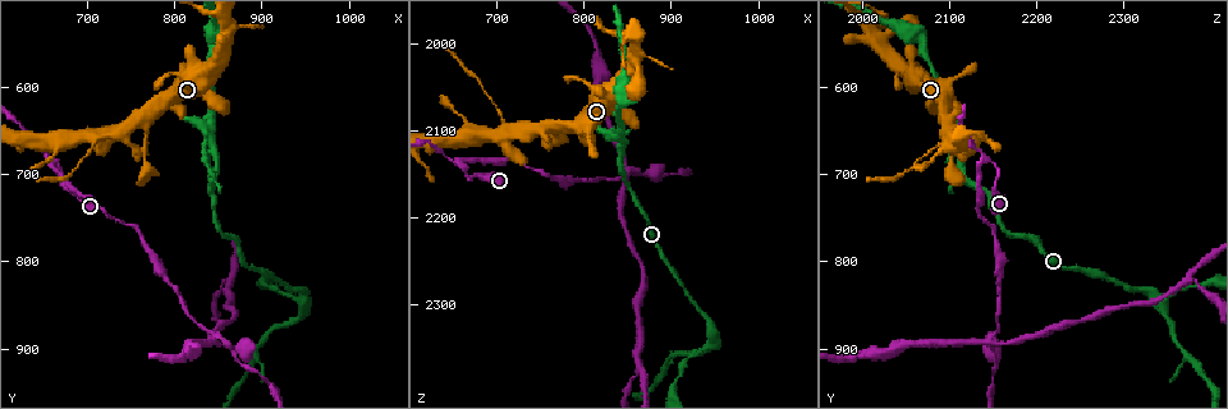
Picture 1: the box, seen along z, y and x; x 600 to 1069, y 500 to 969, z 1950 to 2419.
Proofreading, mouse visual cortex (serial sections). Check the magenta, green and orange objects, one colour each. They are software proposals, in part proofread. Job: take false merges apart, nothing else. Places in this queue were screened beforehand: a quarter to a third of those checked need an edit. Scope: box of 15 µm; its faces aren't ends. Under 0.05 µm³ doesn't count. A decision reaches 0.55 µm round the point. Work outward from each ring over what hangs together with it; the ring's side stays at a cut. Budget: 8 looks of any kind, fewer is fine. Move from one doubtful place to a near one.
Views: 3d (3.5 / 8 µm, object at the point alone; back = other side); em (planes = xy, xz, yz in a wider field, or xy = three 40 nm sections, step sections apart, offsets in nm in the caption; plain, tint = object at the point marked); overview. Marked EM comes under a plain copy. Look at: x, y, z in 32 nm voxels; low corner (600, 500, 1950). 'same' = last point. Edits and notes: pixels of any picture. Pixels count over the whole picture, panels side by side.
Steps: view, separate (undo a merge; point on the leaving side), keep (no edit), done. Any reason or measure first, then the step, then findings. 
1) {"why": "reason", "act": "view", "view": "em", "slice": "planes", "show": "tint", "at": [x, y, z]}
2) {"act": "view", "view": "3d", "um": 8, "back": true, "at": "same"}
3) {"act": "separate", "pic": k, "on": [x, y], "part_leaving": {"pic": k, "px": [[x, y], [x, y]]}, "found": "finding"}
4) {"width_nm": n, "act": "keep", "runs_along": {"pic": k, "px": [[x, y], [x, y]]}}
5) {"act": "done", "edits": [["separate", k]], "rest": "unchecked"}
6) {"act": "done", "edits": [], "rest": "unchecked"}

{"why": "three arms meet", "act": "view", "view": "3d", "um": 3.5, "at": [660, 690, 2140]}

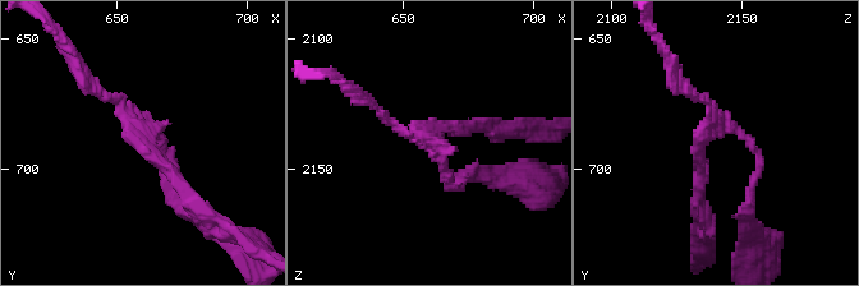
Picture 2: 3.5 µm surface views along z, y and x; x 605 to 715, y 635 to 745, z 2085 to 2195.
{"act": "view", "view": "em", "slice": "xy", "step": 1, "show": "tint", "at": [658, 686, 2139]}

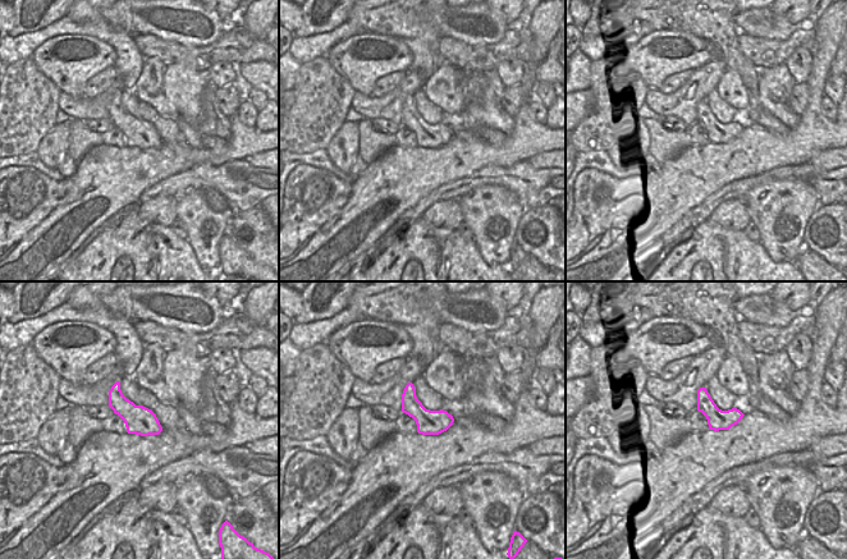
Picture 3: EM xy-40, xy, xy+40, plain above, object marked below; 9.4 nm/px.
{"act": "keep", "runs_along": {"pic": 2, "px": [[459, 184], [427, 128], [478, 124]]}, "found": "one cell here"}

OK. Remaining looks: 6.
{"why": "two arms in line, one across", "act": "view", "view": "3d", "um": 3.5, "at": [845, 655, 2110]}

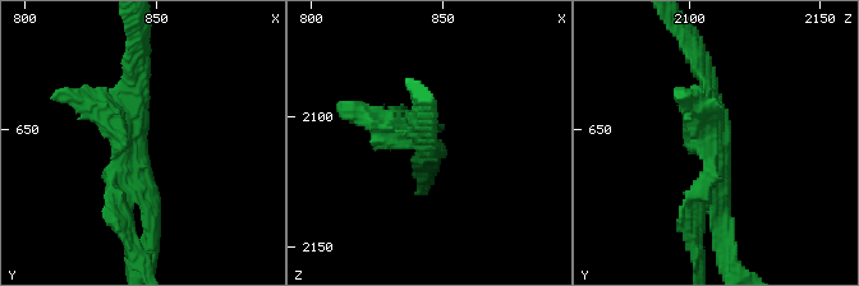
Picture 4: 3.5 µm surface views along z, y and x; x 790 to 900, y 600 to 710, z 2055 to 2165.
{"act": "view", "view": "em", "slice": "xy", "step": 1, "show": "tint", "at": [843, 660, 2112]}

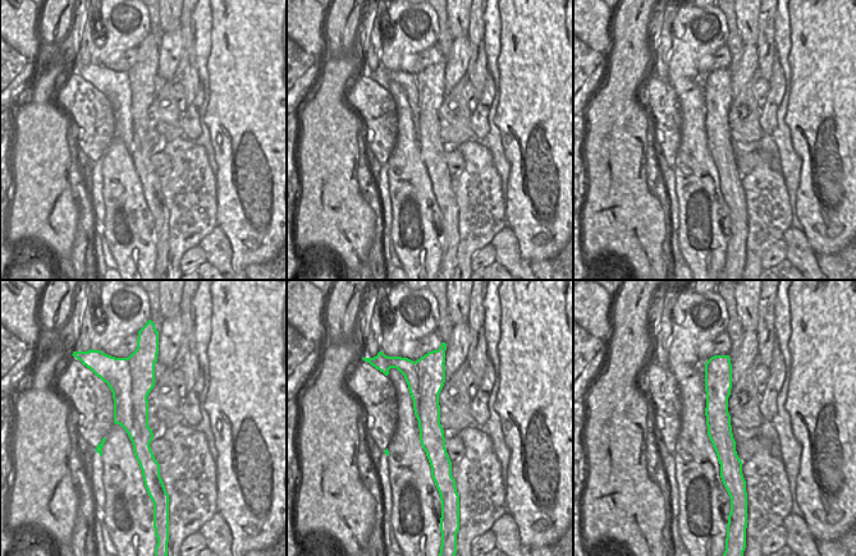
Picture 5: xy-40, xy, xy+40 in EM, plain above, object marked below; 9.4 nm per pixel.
{"why": "cut it another way", "act": "view", "view": "em", "slice": "xy", "step": 5, "show": "tint", "at": "same"}

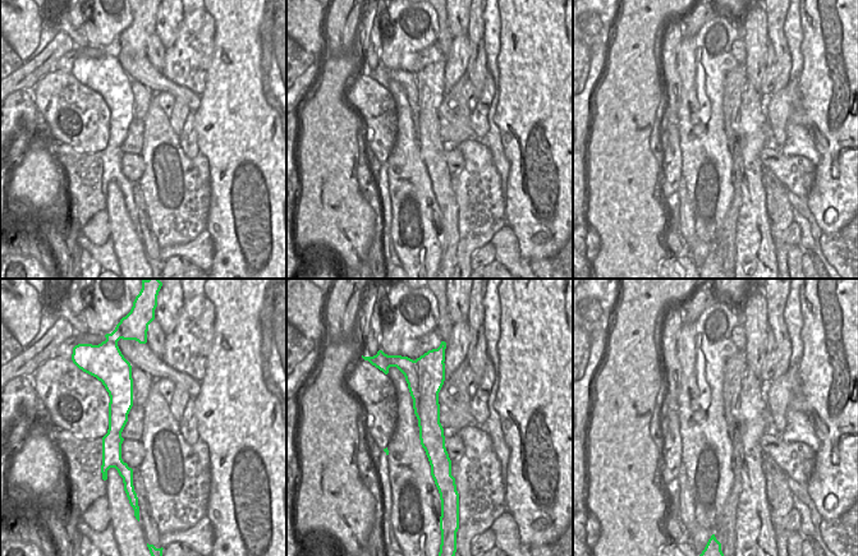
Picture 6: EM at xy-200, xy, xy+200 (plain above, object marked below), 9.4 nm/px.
{"act": "separate", "pic": 4, "on": [680, 227], "part_leaving": {"pic": 4, "px": [[713, 151], [697, 104], [678, 100]]}, "found": "two cells meet here"}

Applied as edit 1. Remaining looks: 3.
{"why": "four or more arms meet", "act": "view", "view": "3d", "um": 3.5, "at": [850, 895, 2145]}

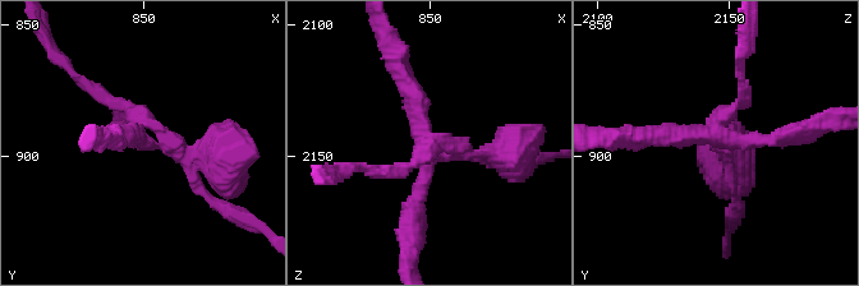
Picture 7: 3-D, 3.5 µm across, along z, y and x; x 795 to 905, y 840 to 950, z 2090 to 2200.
{"act": "view", "view": "em", "slice": "planes", "show": "tint", "at": [848, 891, 2147]}

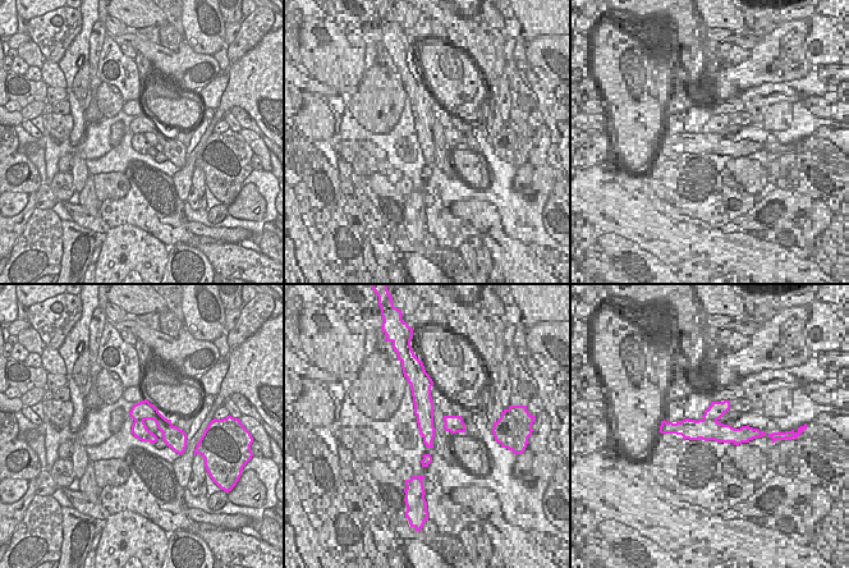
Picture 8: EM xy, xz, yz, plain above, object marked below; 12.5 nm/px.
{"arms": 4, "act": "separate", "pic": 7, "on": [230, 165], "border": {"pic": 8, "px": [[143, 420], [134, 421]]}, "found": "two cells meet here"}

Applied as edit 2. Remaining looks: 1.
{"act": "done", "edits": [["separate", 4], ["separate", 7]], "rest": "unchecked"}

